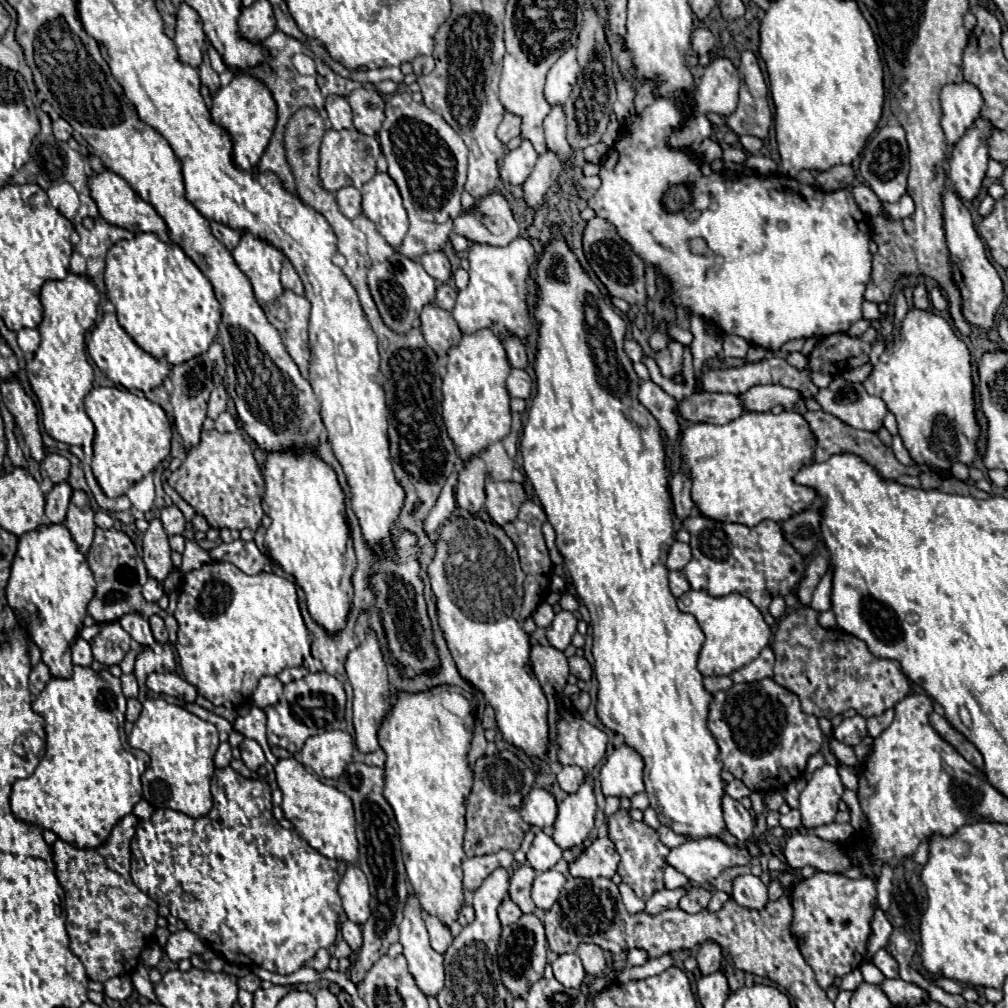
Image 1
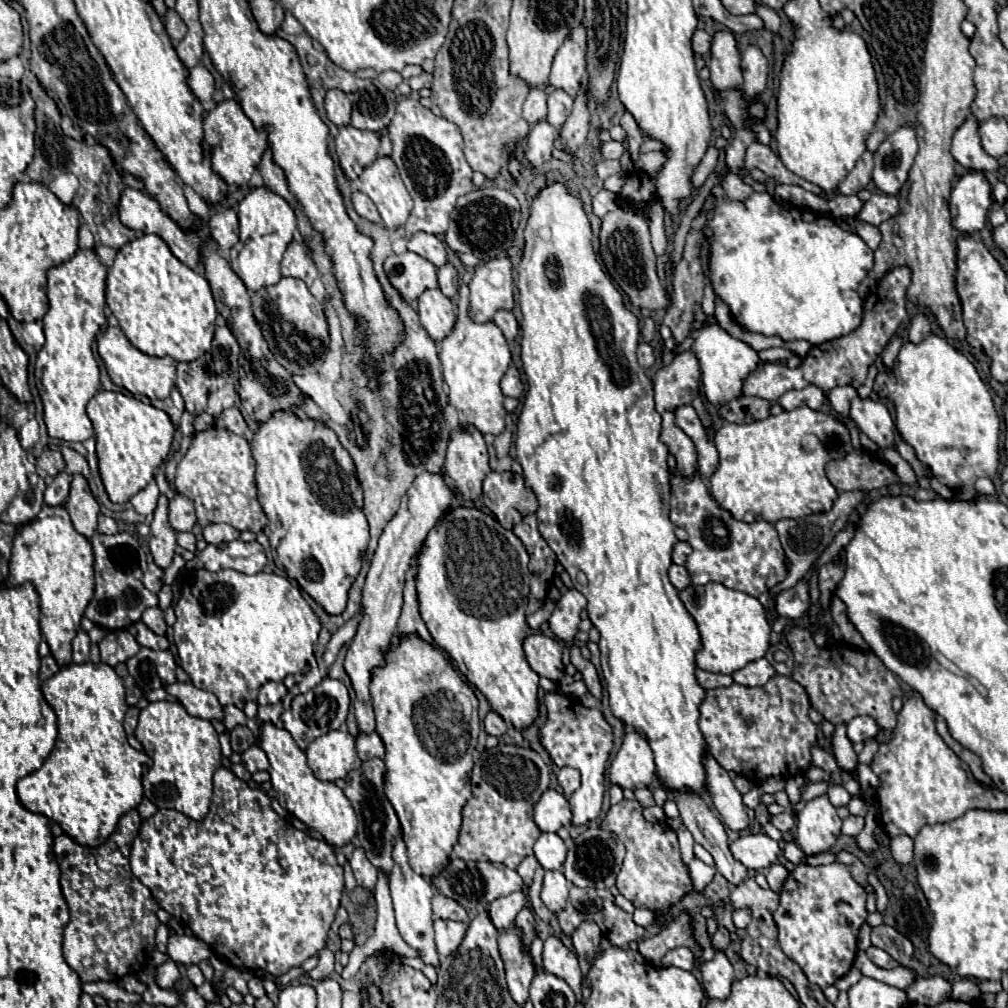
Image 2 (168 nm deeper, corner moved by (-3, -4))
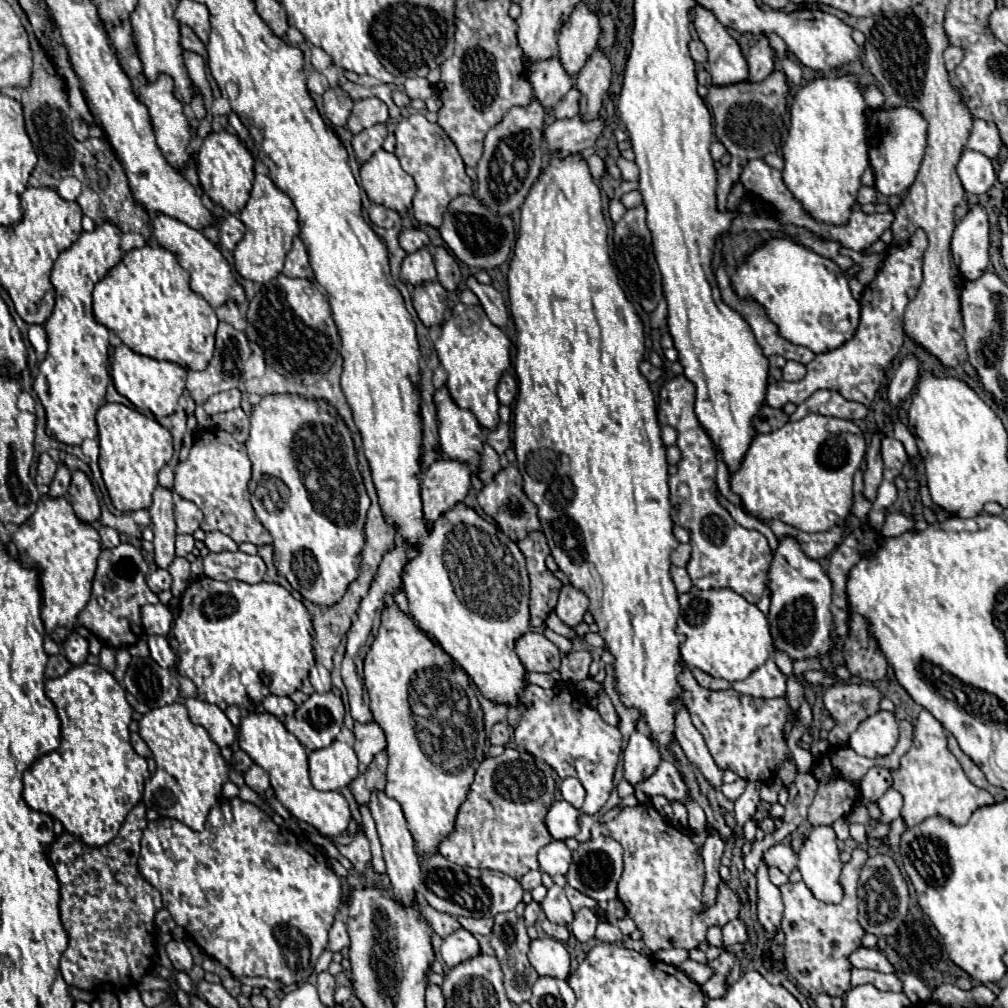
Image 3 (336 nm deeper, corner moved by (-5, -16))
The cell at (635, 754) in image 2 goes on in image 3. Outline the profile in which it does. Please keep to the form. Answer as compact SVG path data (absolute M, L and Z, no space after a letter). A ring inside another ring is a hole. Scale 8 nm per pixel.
M635 730L623 752L623 762L625 762L625 778L631 784L637 784L655 772L655 768L661 762L661 754L649 736Z

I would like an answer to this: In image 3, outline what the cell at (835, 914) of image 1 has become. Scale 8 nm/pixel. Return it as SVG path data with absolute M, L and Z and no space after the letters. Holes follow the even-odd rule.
M855 848L851 854L851 860L843 866L841 872L841 886L845 888L845 896L841 904L825 904L821 900L815 900L815 896L809 892L809 888L803 882L791 884L787 882L781 886L783 894L783 934L785 934L785 968L795 978L795 982L807 990L811 996L817 996L821 992L829 996L843 996L849 986L849 970L851 964L847 960L849 952L853 948L861 946L863 928L857 924L857 880L861 866L867 860L867 852L863 848Z

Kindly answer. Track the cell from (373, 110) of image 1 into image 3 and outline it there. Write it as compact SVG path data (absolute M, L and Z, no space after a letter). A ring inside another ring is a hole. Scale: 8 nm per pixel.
M363 98L355 102L353 112L347 120L347 128L353 134L359 134L361 130L371 128L377 122L387 122L387 120L389 120L387 106L379 98Z

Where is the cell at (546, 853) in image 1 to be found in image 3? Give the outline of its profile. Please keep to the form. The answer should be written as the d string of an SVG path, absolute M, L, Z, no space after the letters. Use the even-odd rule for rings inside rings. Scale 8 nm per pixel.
M551 840L547 846L539 852L539 864L541 870L547 872L553 878L565 876L565 872L571 866L571 850L561 840Z

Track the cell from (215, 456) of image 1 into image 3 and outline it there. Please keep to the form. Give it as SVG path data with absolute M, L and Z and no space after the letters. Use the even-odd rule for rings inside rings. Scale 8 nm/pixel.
M209 428L197 436L187 460L177 464L173 490L181 498L191 500L201 508L201 512L205 514L201 528L205 532L219 530L231 536L237 544L251 542L255 546L265 546L271 544L273 538L253 512L247 490L249 478L251 478L251 462L245 446L239 444L229 432L219 428Z

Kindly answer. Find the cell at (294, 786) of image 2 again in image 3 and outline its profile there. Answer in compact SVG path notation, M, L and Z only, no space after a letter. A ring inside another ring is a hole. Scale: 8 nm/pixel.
M251 710L241 718L239 724L239 746L243 752L249 754L249 758L261 766L265 772L269 772L271 786L275 790L275 798L299 820L309 822L315 826L321 834L337 838L343 830L347 830L351 812L345 802L345 798L339 792L321 792L315 790L309 780L307 770L307 750L301 746L301 742L283 726L281 720L277 720L269 712L257 712Z

